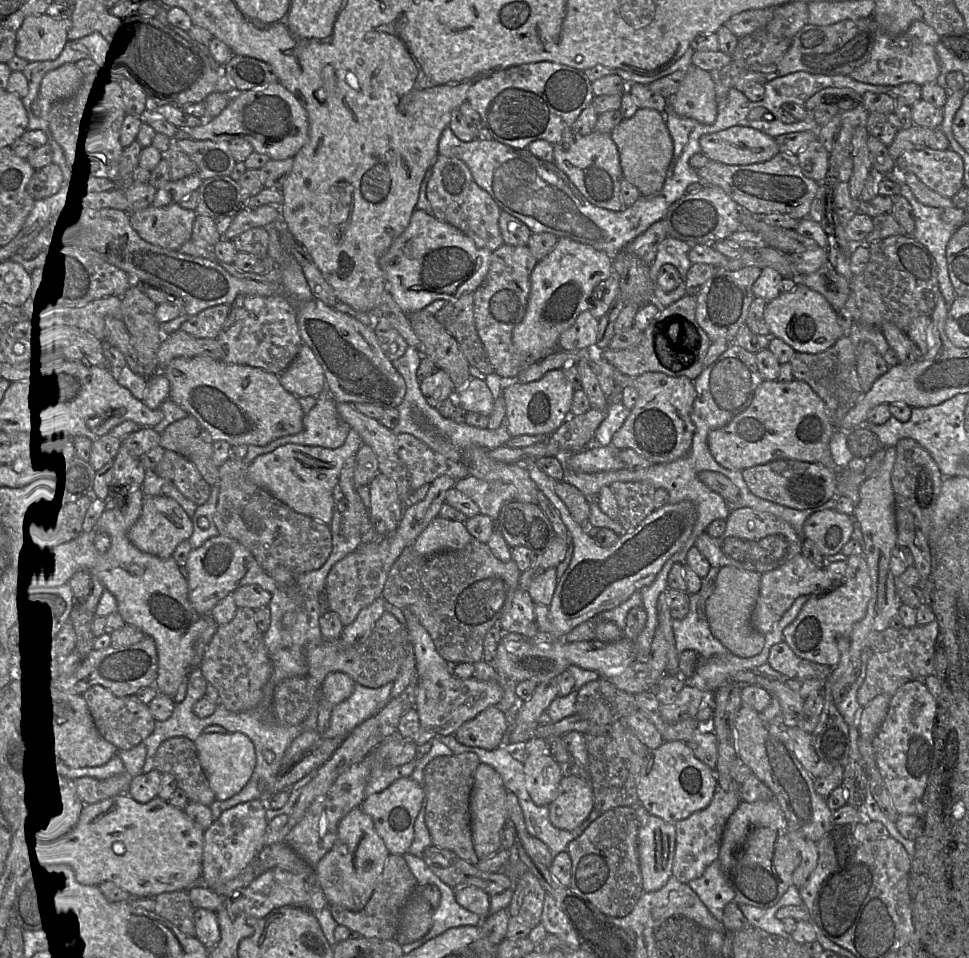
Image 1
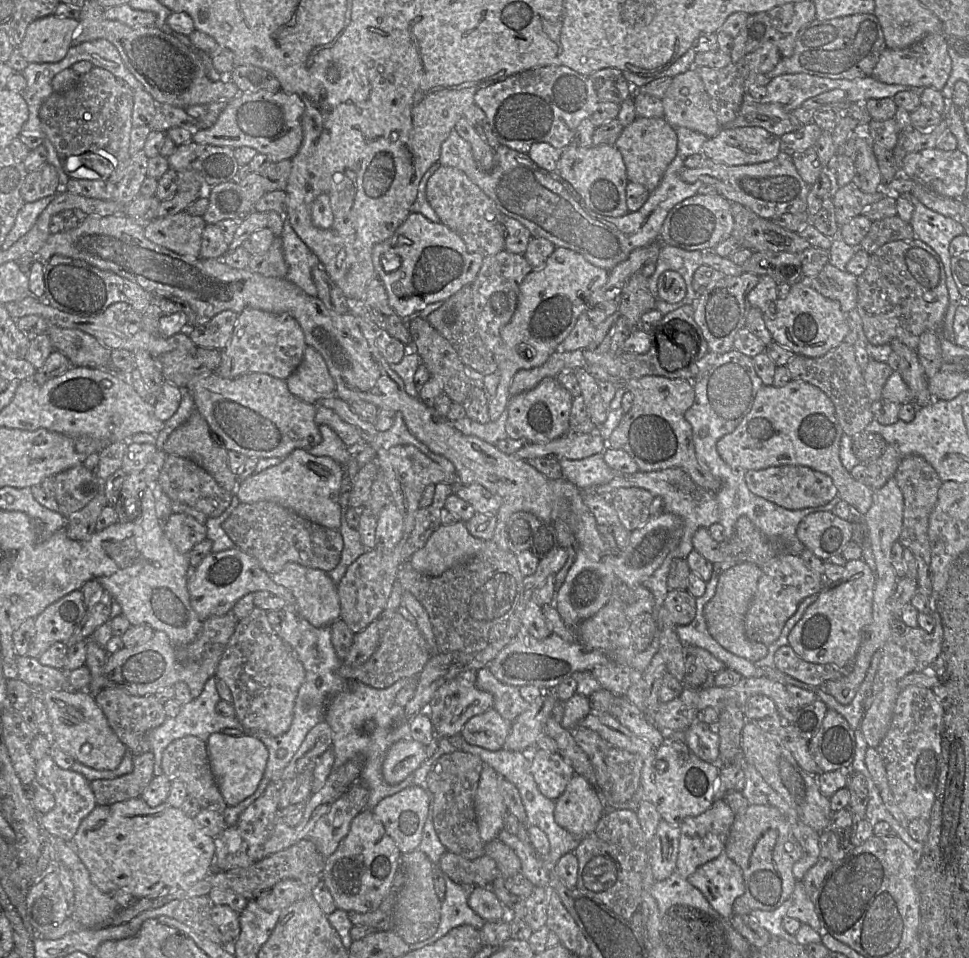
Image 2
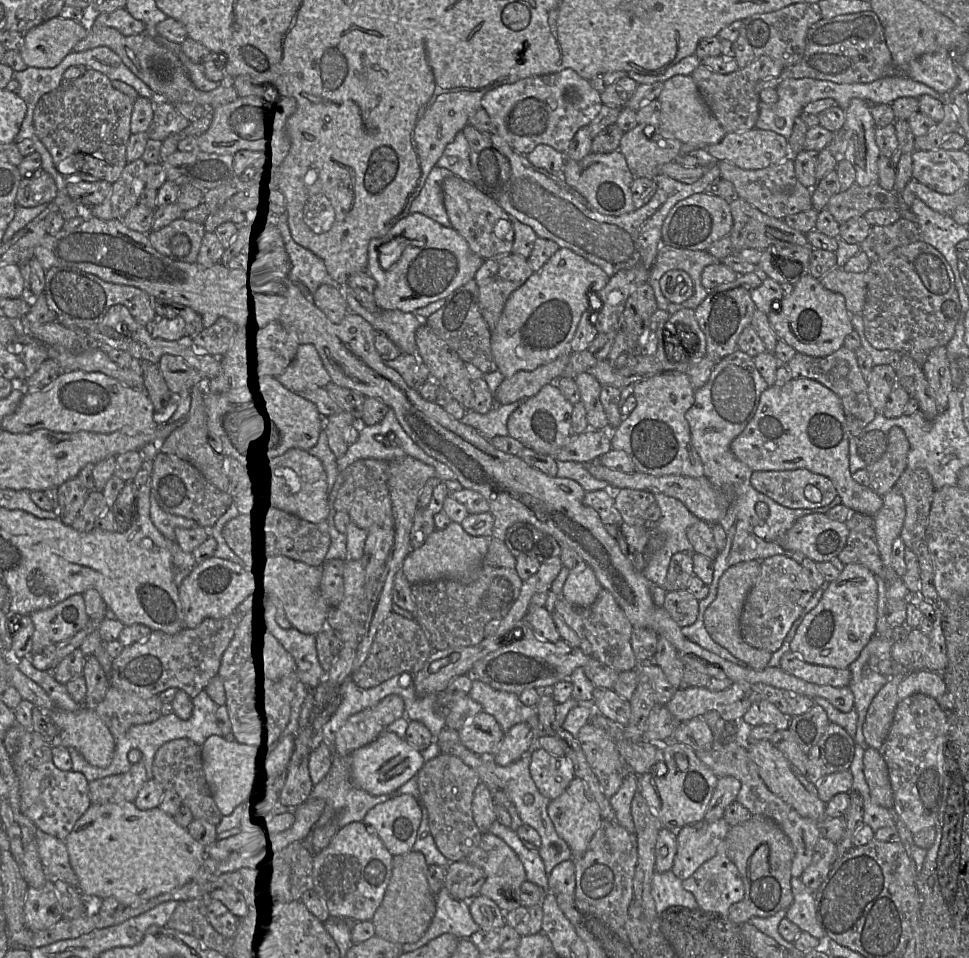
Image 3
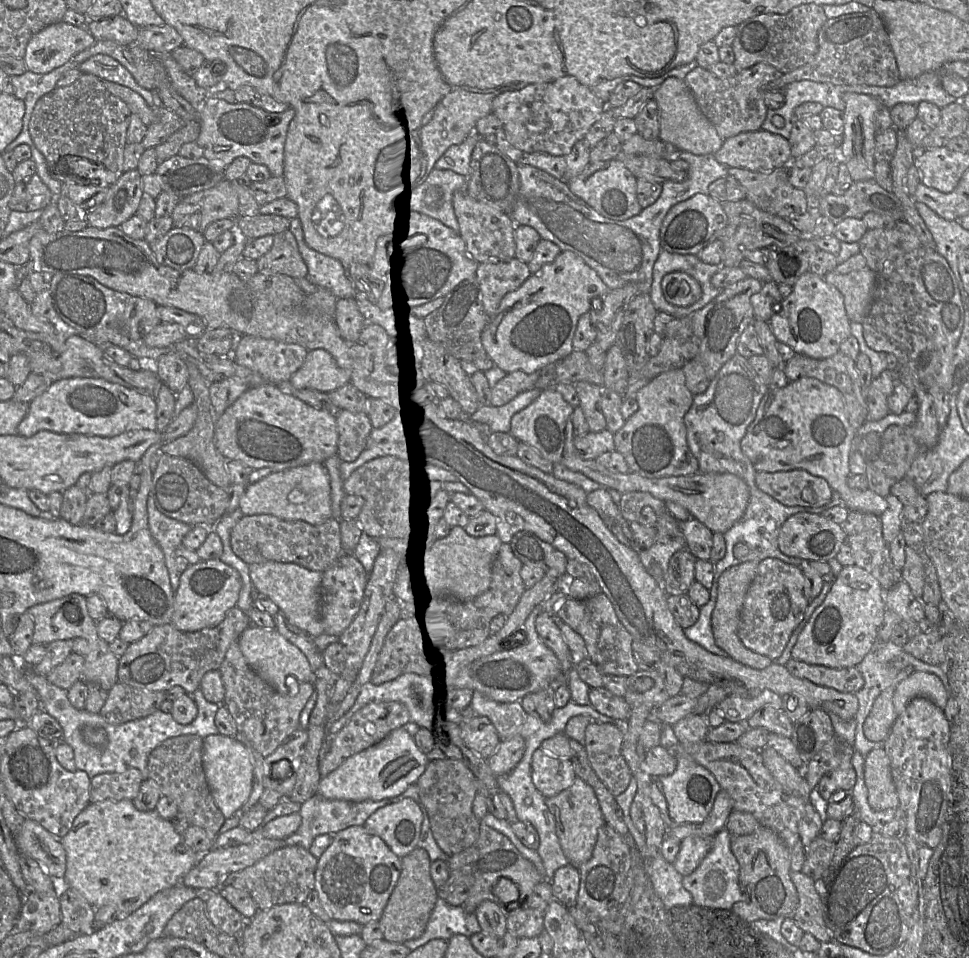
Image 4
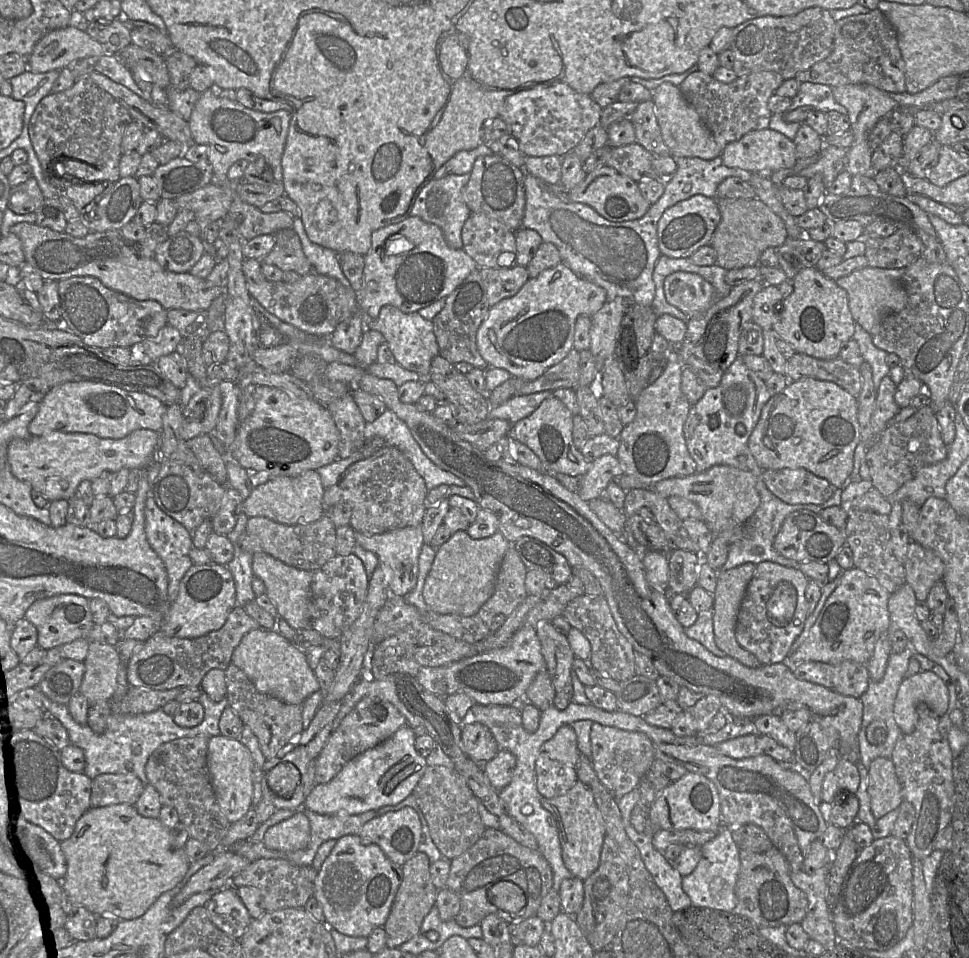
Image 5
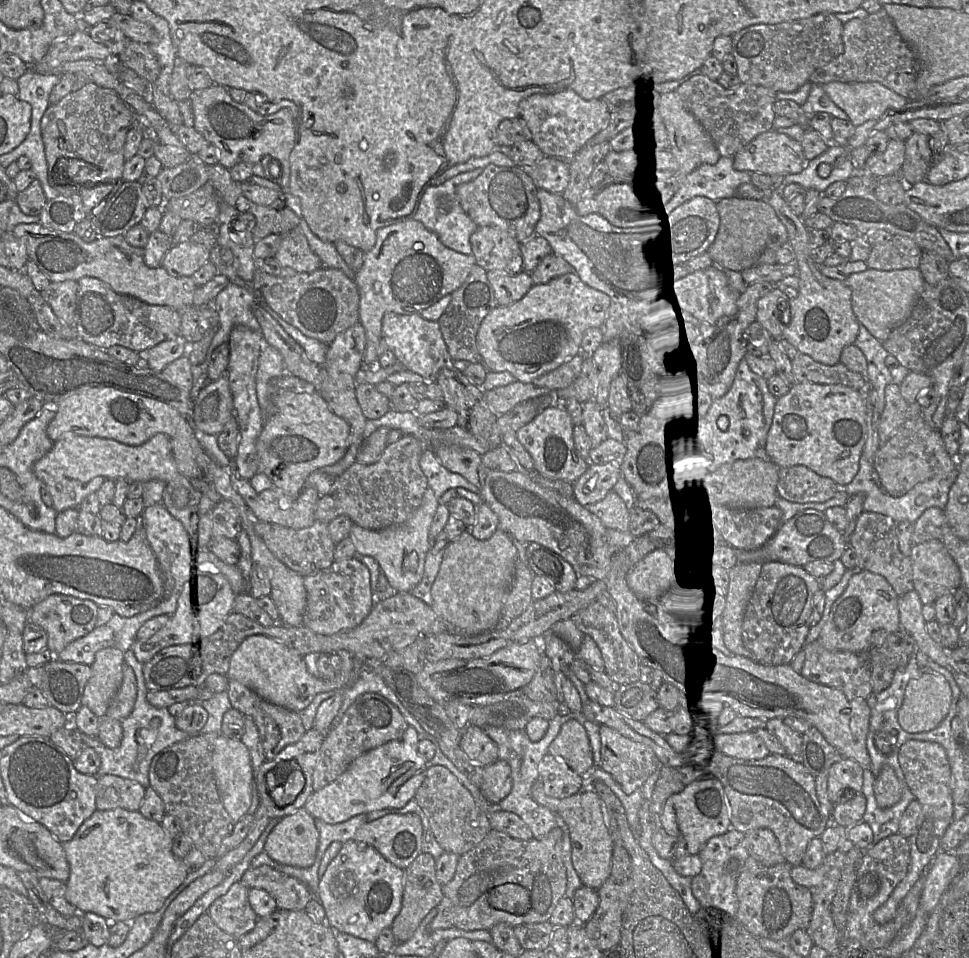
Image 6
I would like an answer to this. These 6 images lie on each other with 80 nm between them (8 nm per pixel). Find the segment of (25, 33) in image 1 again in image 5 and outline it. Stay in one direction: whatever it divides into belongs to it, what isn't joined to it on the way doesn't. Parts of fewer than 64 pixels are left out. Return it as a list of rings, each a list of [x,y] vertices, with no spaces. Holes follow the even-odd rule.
[[[71,25],[53,30],[42,37],[27,59],[33,72],[48,72],[67,68],[83,58],[100,58],[108,52],[86,31]]]

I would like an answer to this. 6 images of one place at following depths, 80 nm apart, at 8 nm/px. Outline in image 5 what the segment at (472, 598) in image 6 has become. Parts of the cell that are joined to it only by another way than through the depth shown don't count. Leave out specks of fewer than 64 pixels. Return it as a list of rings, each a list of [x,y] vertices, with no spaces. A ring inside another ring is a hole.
[[[459,530],[437,548],[426,578],[423,597],[428,607],[439,614],[463,617],[475,615],[492,596],[501,561],[510,547],[500,531],[482,539],[472,538],[467,530]]]

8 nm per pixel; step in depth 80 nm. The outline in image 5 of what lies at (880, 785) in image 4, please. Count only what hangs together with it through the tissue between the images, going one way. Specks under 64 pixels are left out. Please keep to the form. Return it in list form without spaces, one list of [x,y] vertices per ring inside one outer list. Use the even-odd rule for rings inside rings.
[[[890,758],[874,759],[867,770],[871,811],[880,818],[899,808],[904,801],[901,785]]]

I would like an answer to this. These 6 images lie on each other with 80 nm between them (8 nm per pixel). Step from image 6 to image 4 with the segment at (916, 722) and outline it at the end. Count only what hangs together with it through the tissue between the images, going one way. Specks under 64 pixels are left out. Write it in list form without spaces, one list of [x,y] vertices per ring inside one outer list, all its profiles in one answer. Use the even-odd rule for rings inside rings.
[[[915,671],[896,687],[893,696],[896,716],[901,714],[907,704],[917,696],[927,697],[942,710],[946,706],[949,697],[946,688],[937,675],[924,671]]]

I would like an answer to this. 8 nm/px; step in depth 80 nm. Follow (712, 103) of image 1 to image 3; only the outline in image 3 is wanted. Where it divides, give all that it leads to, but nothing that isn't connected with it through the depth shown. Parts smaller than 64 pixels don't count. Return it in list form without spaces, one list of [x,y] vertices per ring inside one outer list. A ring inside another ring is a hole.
[[[676,75],[664,82],[657,98],[661,105],[660,134],[678,139],[695,148],[706,148],[720,142],[726,132],[703,100],[690,75]]]

